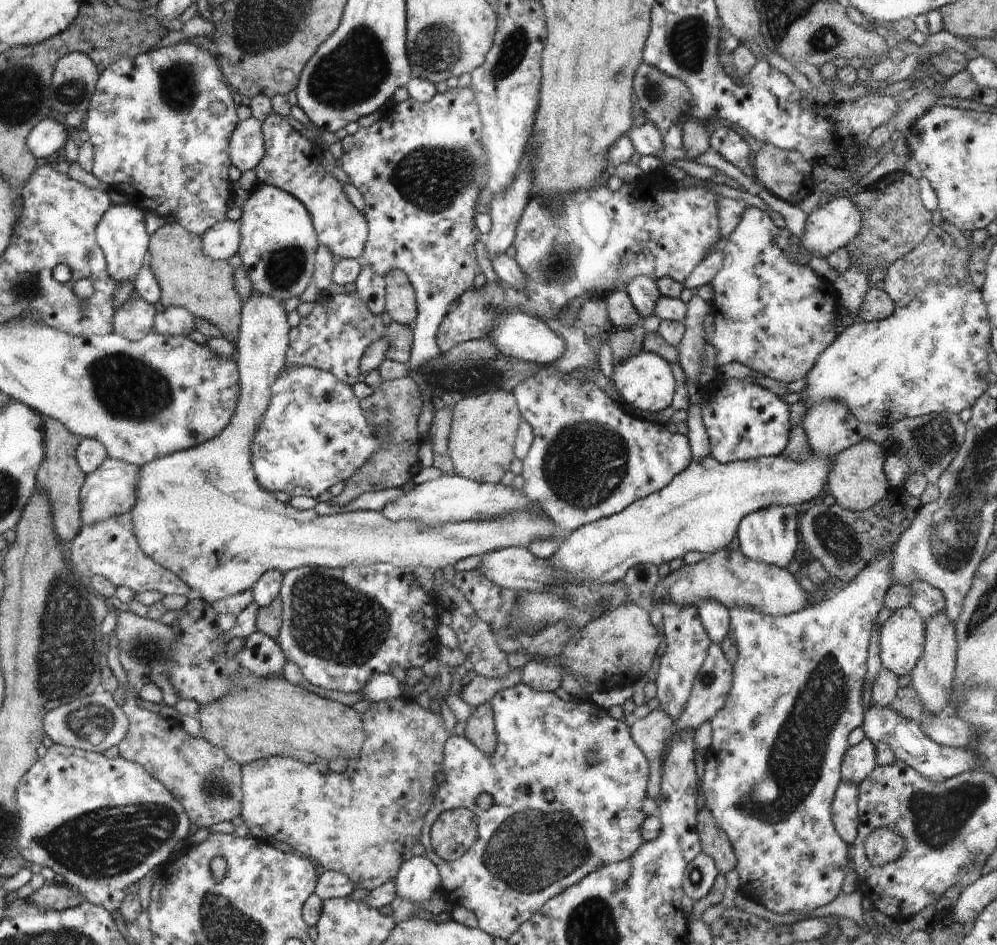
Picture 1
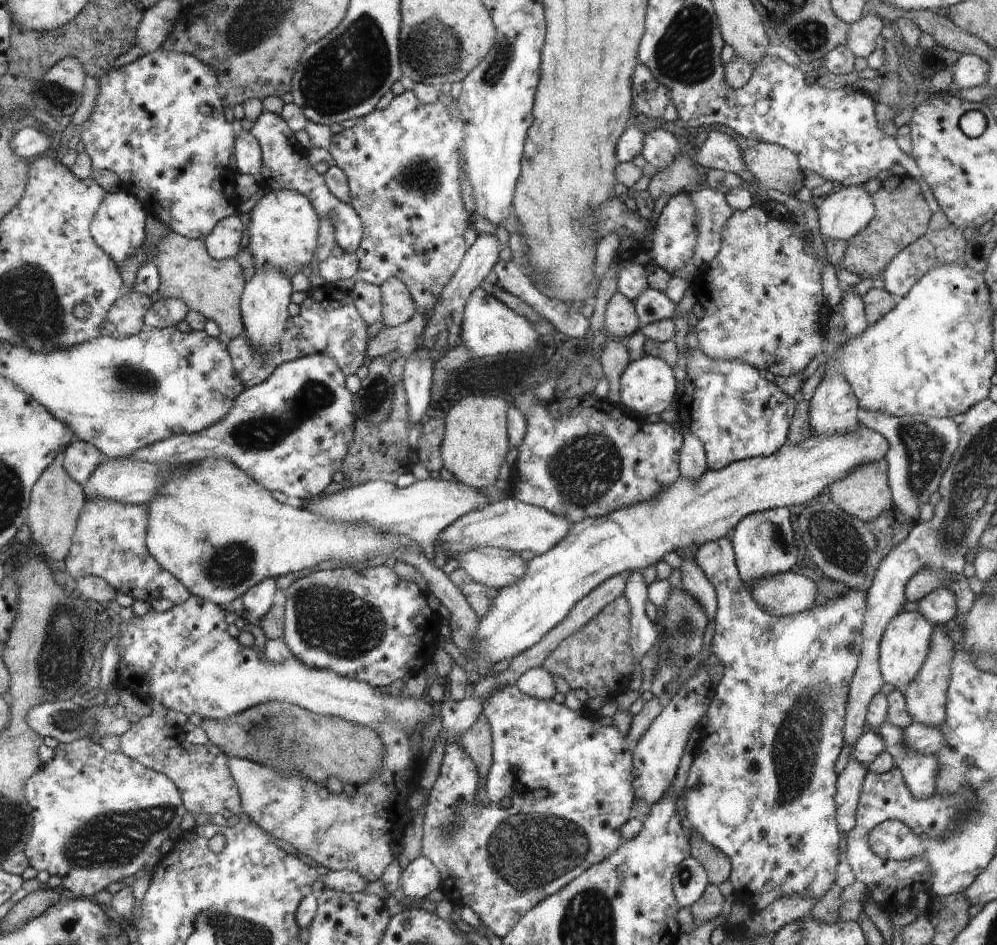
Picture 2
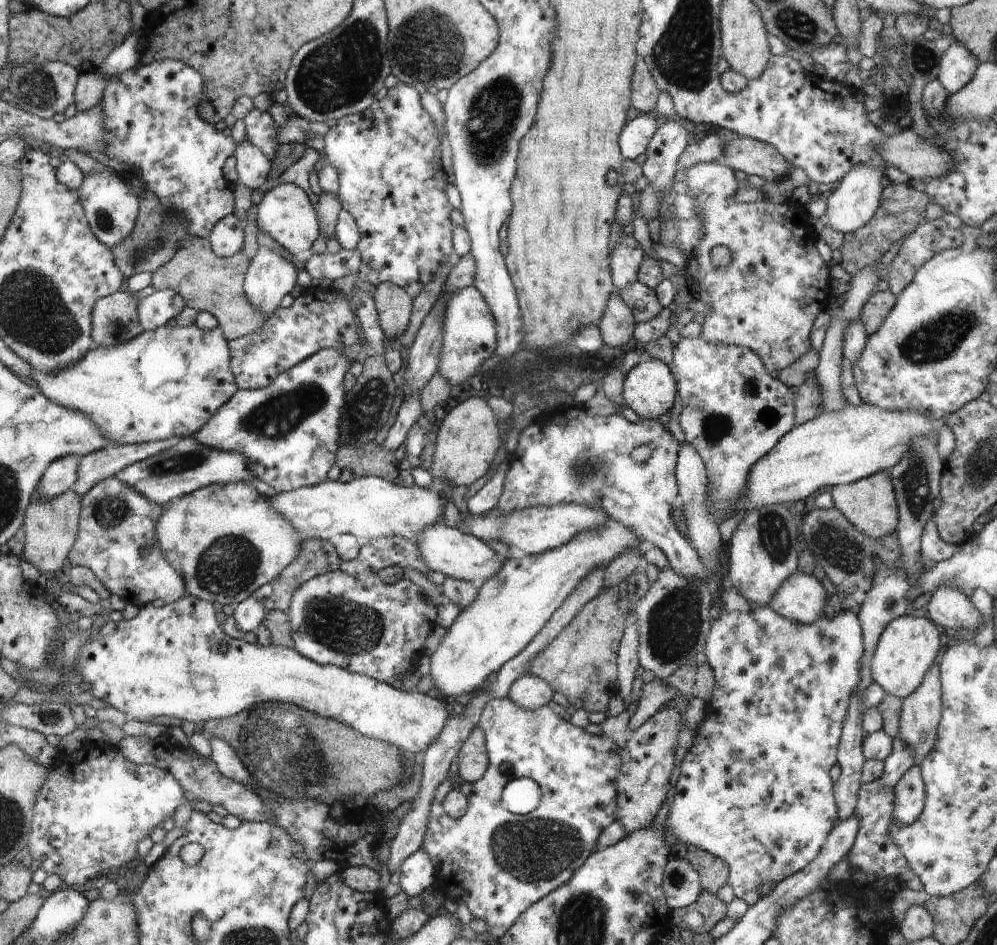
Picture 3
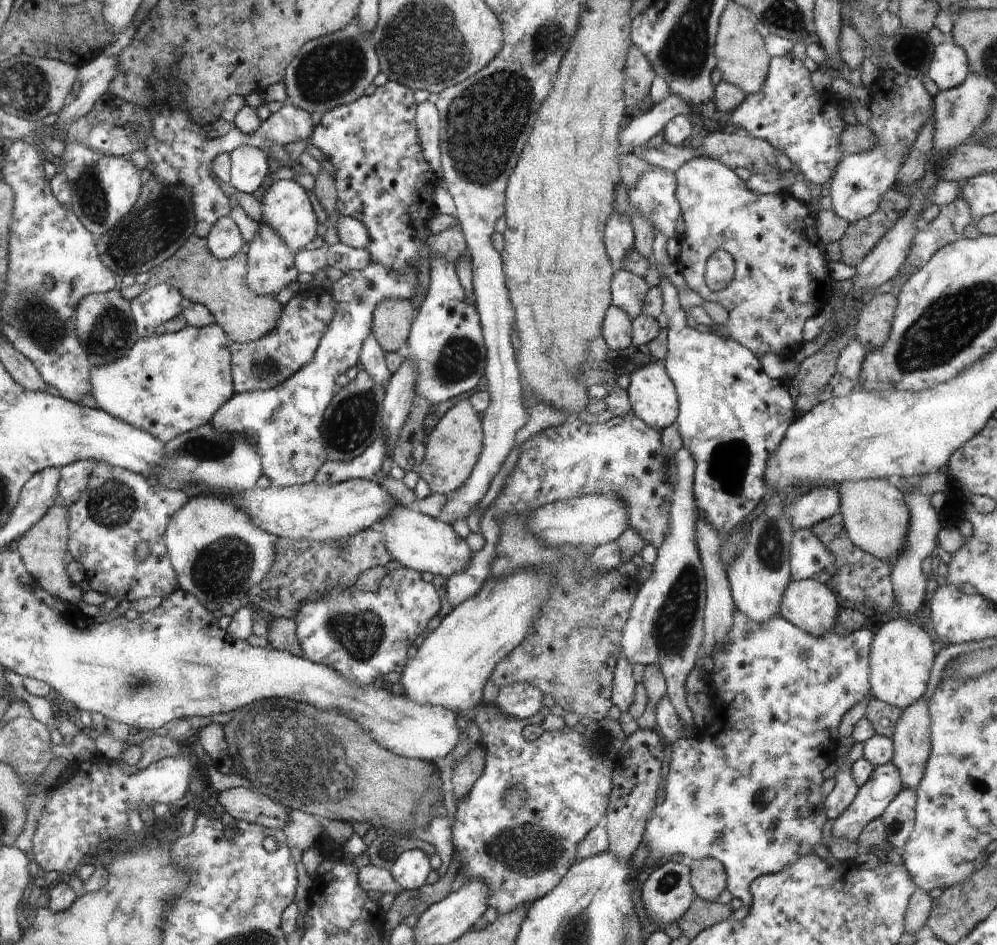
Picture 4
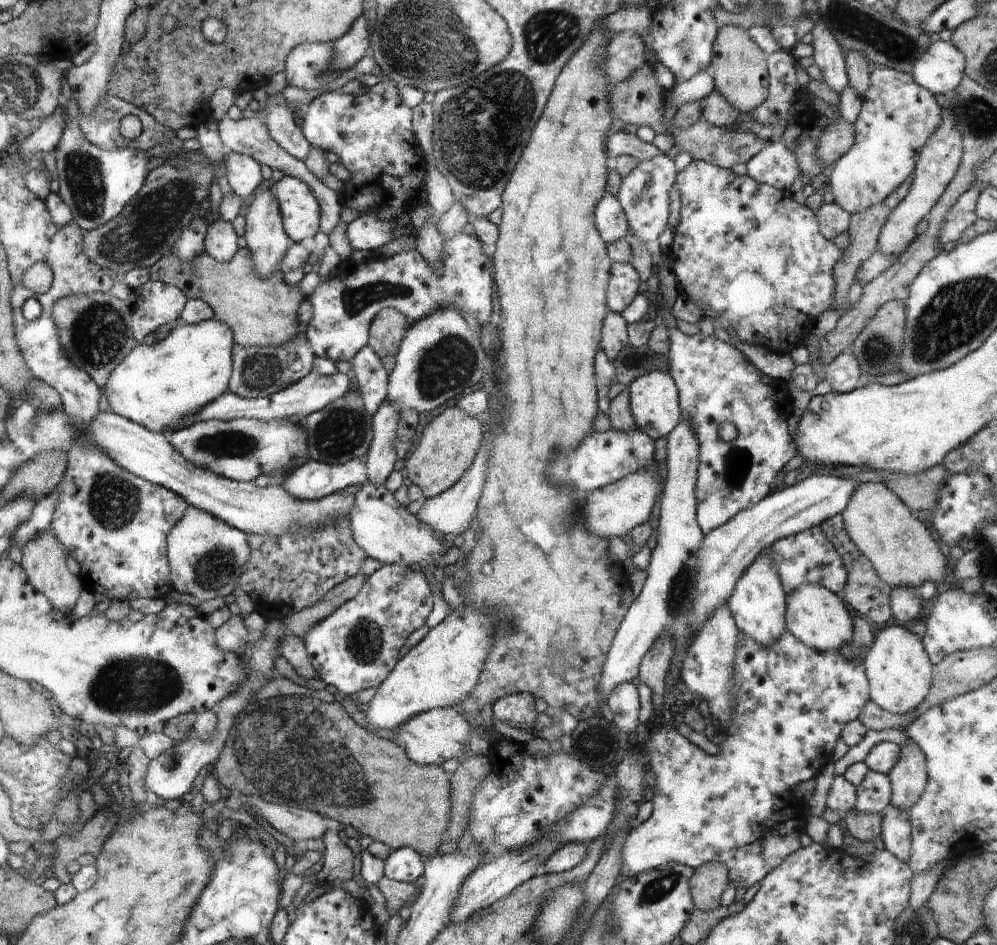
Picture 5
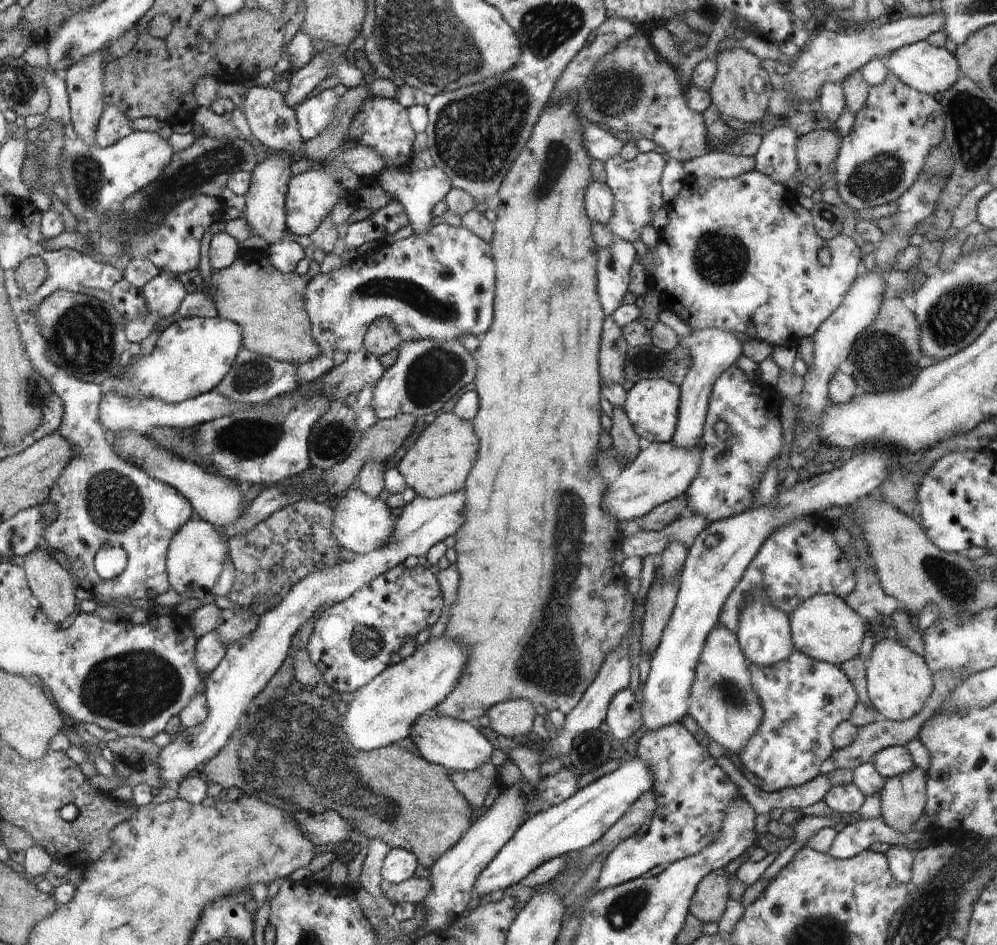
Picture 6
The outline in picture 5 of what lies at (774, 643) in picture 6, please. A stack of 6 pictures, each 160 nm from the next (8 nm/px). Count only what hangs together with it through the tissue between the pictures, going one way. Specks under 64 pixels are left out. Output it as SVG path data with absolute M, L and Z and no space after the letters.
M768 548L764 549L736 581L732 594L726 602L739 632L747 634L750 639L763 645L778 640L787 628L785 614L788 596L782 588L774 559L767 550Z

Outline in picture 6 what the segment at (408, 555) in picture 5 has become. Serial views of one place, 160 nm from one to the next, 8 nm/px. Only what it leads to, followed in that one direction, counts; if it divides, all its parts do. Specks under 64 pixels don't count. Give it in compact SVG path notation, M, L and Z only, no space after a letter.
M359 489L345 493L332 512L334 512L332 538L334 538L336 547L359 554L368 554L368 552L386 548L395 532L398 519L394 516L392 508L388 506L386 500L382 500L379 495L376 498L370 498Z

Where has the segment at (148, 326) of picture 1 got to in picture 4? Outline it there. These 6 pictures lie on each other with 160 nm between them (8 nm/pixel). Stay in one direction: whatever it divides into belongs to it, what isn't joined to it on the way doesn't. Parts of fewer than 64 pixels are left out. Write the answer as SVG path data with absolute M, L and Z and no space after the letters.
M119 289L107 293L90 294L84 298L75 311L77 335L92 362L92 370L106 363L122 359L139 340L138 328L133 314L130 314L130 301L124 300Z

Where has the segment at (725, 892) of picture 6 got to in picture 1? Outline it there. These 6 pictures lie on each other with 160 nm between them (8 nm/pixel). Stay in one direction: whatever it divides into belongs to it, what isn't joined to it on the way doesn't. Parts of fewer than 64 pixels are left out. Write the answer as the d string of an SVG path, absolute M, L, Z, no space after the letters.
M703 807L697 814L696 830L701 840L701 852L714 859L720 873L726 874L737 865L737 856L729 838L716 824L712 813Z

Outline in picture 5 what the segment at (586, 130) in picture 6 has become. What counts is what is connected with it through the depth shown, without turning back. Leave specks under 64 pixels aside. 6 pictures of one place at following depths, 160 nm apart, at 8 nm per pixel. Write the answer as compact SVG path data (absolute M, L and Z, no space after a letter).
M618 127L608 134L606 148L608 156L630 155L639 161L652 160L664 154L653 143L642 142L637 134L626 133Z

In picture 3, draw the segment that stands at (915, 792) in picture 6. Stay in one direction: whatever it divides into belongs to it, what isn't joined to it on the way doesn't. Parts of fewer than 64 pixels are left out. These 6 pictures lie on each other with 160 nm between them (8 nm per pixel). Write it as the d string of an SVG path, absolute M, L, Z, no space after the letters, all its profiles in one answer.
M937 663L928 670L922 683L912 692L912 695L906 696L901 702L898 737L901 737L914 750L916 765L920 764L936 745L937 729L942 715L941 697L941 681Z

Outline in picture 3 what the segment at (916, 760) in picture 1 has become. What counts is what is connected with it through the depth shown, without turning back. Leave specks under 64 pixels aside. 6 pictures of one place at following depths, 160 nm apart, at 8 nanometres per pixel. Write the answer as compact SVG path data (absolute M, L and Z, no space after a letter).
M913 765L897 781L892 790L895 793L892 822L903 827L909 827L920 817L926 799L920 766Z

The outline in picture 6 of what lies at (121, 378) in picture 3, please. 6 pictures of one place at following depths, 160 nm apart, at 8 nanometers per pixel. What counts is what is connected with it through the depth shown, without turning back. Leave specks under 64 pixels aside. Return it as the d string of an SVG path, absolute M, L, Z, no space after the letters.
M191 317L182 318L174 322L161 332L156 348L152 354L140 358L136 363L128 363L124 374L119 375L121 380L116 382L114 390L122 396L144 400L144 398L158 398L162 402L175 404L190 398L195 398L200 394L215 391L228 375L235 364L236 356L243 349L244 334L243 329L235 321L228 321L219 317Z

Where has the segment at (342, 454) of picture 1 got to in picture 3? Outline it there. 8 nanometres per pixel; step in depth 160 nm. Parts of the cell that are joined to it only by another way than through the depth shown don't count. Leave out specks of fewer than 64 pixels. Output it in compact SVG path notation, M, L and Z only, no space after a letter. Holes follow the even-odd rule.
M327 347L324 350L316 352L315 355L310 356L306 360L295 365L295 367L290 368L286 372L282 372L279 378L271 384L270 387L262 389L240 389L236 392L235 396L232 396L231 400L228 400L228 403L225 403L223 407L219 409L213 415L205 427L200 431L196 432L195 435L192 435L191 438L194 438L196 442L204 444L204 446L210 446L210 448L218 448L218 450L228 450L228 452L240 452L242 456L246 456L252 464L252 468L255 469L255 481L264 481L268 486L272 486L276 493L283 491L296 490L296 488L305 488L312 487L321 483L324 483L326 476L328 475L328 470L331 470L334 467L334 450L338 448L338 432L340 432L340 408L344 406L344 394L345 389L343 388L343 381L345 374L351 367L351 354L348 350L340 349L328 349ZM172 438L164 442L150 442L144 444L117 444L110 443L108 448L83 456L80 460L76 483L71 488L82 499L96 484L109 477L120 474L132 464L146 460L166 448L178 444L181 438Z

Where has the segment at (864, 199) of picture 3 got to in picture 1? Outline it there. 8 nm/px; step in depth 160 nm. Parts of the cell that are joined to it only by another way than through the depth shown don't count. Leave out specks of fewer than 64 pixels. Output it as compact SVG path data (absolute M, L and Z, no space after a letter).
M833 198L807 215L805 229L795 247L802 246L810 254L827 258L860 232L861 220L862 215L850 198Z

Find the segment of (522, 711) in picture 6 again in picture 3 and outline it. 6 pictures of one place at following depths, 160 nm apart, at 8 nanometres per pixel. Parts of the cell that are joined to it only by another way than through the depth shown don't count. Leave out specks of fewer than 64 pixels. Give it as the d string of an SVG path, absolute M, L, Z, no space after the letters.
M532 674L523 675L514 680L508 690L508 700L524 710L538 710L552 700L552 688Z

